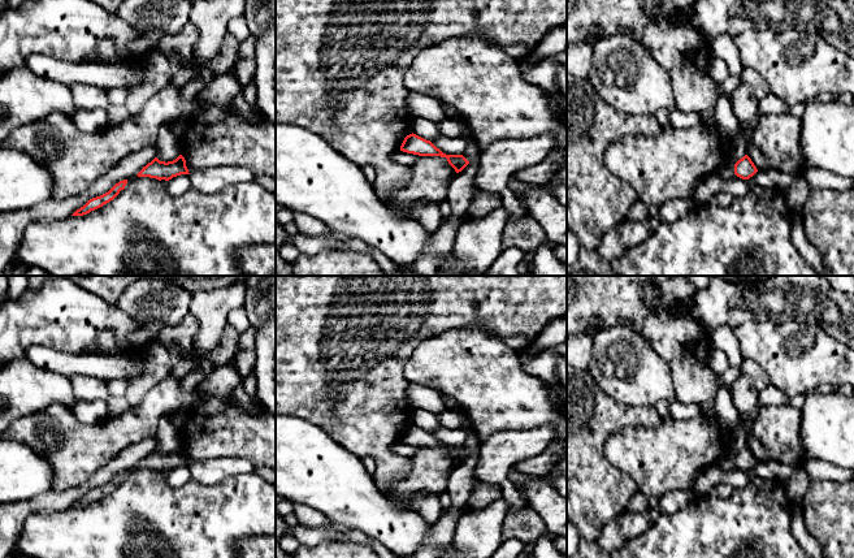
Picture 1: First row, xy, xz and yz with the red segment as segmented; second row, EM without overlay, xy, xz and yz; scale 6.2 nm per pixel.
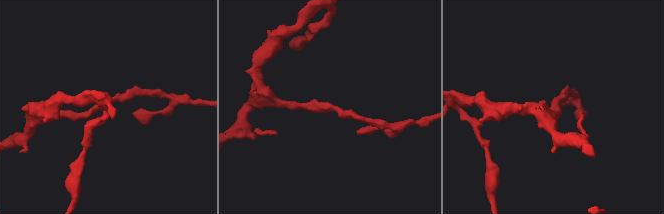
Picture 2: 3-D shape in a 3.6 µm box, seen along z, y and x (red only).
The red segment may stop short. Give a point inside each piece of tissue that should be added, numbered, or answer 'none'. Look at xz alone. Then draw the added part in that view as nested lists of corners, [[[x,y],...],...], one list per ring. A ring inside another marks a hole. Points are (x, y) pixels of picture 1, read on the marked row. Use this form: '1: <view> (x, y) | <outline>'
none

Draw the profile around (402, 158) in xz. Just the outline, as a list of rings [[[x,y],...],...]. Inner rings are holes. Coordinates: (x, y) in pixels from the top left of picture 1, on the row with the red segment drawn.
[[[396,151],[396,152],[394,152],[391,155],[391,160],[394,163],[398,163],[398,164],[402,164],[402,165],[407,165],[407,166],[411,166],[415,163],[417,163],[420,157],[421,156],[419,156],[419,155],[407,153],[407,152],[403,152],[403,151]]]

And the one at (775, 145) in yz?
[[[790,113],[758,120],[746,155],[758,170],[797,172],[803,165],[799,144],[801,118]]]

